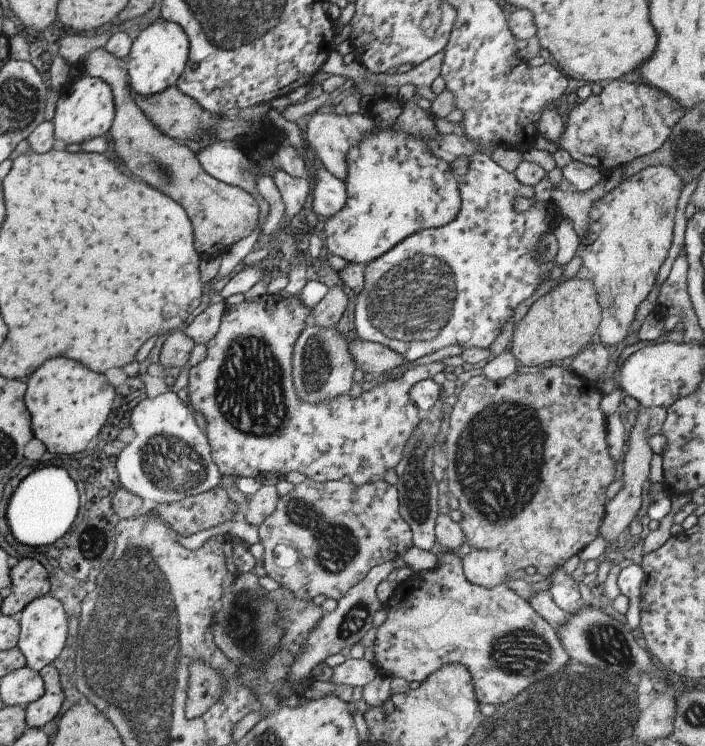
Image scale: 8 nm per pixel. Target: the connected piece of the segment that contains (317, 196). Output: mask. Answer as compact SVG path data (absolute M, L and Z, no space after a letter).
M318 169L312 184L312 208L317 215L326 218L336 214L347 199L346 185L326 169Z

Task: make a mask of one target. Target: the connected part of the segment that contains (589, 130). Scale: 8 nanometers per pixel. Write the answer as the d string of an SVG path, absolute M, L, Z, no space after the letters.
M612 81L597 95L590 95L585 101L575 101L566 114L566 123L563 135L555 141L547 141L544 135L538 134L533 140L535 149L555 153L558 149L564 149L574 161L593 166L602 171L611 170L614 167L626 166L635 158L650 154L658 150L676 126L678 120L686 114L687 110L669 94L659 88L646 83L630 83L626 81Z

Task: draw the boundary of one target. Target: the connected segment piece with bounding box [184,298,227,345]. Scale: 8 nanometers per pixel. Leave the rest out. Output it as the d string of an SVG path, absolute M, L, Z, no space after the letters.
M216 298L206 310L198 314L198 316L188 324L184 330L186 336L191 338L196 345L206 345L218 332L226 306L223 300Z

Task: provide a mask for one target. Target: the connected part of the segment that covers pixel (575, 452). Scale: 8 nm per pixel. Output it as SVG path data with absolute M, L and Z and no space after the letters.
M552 365L539 369L538 372L519 375L516 372L507 379L493 381L484 375L468 379L458 394L458 400L450 413L450 425L445 438L445 453L448 466L445 474L448 478L448 489L460 503L462 520L459 526L464 532L466 546L472 550L497 550L505 554L507 570L526 569L534 566L537 574L548 577L556 568L562 567L565 562L578 555L579 552L590 544L598 535L600 525L607 505L607 490L616 478L616 467L609 453L609 444L606 440L607 417L600 409L600 400L603 394L596 383L586 378L573 376L562 366Z

